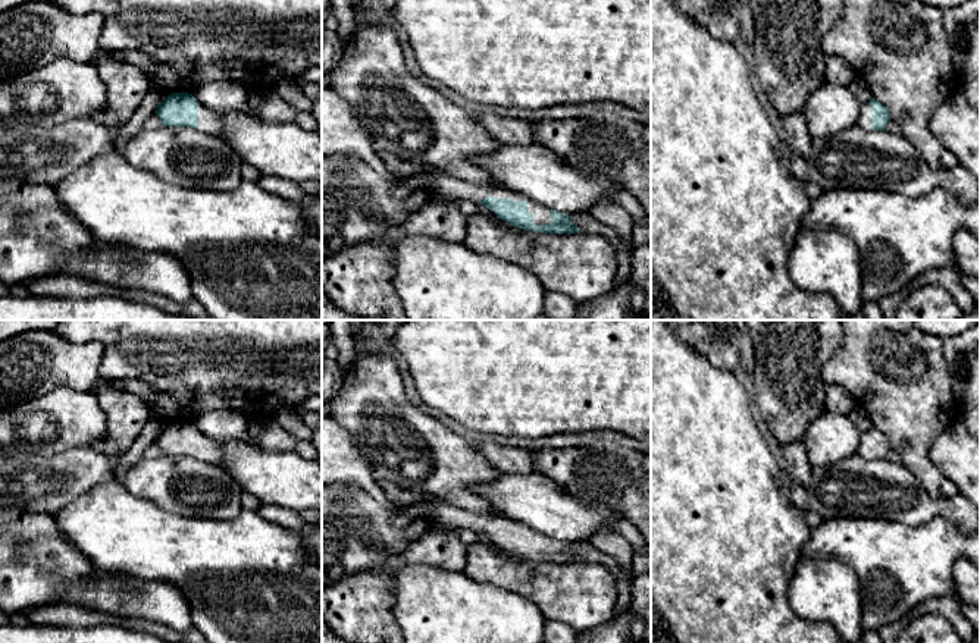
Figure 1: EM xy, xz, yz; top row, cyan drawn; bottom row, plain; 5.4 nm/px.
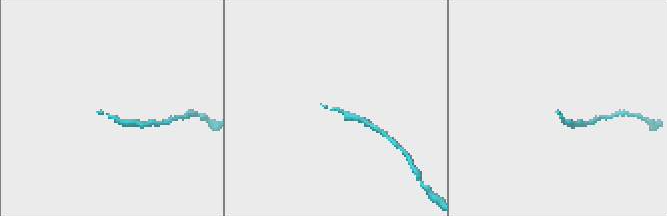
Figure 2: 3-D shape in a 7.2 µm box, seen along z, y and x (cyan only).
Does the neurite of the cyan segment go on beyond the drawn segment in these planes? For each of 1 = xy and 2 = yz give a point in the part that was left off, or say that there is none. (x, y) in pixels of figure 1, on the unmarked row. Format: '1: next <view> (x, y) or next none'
1: next xy (209, 449)
2: next yz (864, 449)

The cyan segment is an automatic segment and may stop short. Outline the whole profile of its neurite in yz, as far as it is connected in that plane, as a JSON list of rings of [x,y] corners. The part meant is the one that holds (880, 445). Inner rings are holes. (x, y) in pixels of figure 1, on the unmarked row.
[[[871,427],[867,433],[861,433],[858,454],[867,459],[884,459],[890,451],[890,442],[887,436]]]

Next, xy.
[[[172,421],[156,439],[163,455],[188,455],[220,465],[223,452],[220,443],[201,433],[192,423]]]

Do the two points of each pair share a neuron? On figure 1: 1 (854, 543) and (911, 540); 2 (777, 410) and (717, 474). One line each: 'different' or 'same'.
1: same
2: different

